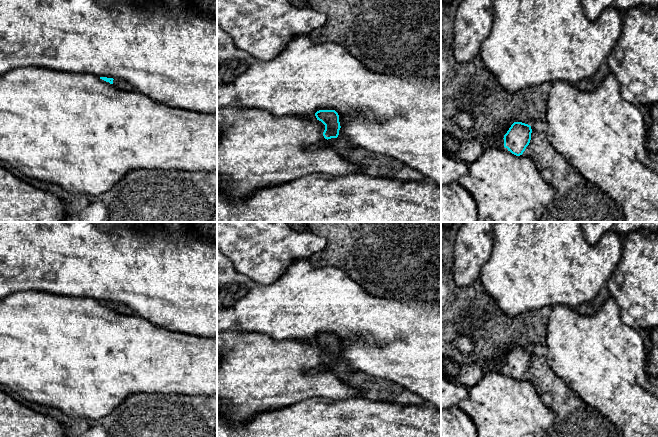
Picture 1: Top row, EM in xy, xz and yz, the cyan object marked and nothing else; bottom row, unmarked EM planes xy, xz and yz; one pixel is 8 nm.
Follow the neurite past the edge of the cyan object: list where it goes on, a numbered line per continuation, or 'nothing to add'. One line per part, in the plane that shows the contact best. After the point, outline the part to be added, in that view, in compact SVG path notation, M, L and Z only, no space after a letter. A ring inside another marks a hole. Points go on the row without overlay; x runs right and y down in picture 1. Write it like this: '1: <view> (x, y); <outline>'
1: xy (119, 307); M114 303L113 309L120 313L134 313L127 305L123 303Z

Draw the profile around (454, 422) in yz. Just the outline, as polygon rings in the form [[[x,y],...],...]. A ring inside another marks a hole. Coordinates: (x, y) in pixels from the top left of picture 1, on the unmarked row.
[[[458,406],[441,410],[441,437],[478,437],[474,422]]]

